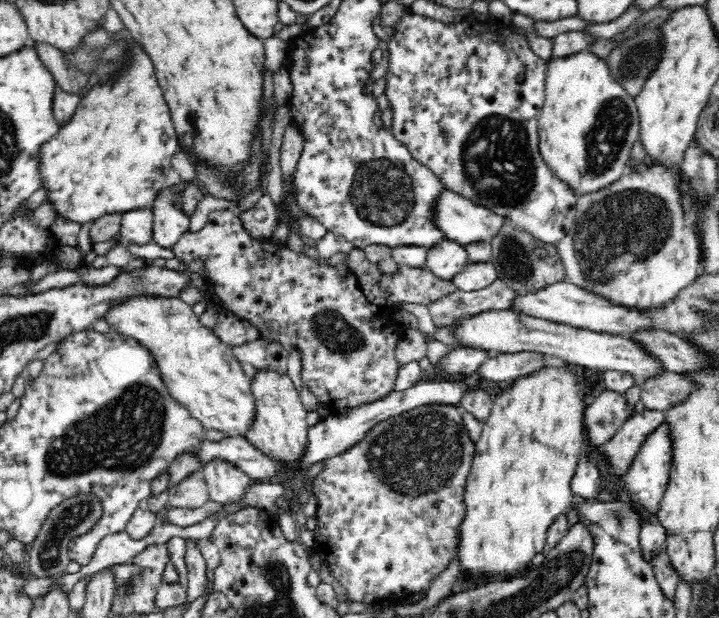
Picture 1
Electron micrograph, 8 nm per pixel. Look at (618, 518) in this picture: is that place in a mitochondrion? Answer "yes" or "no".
yes

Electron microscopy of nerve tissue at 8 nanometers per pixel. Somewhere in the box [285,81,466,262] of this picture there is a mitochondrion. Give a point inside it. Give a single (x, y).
(383, 192)

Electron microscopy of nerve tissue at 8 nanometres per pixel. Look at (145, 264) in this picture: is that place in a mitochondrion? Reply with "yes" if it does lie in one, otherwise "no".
no

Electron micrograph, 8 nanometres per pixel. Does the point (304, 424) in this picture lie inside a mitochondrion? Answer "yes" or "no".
no

